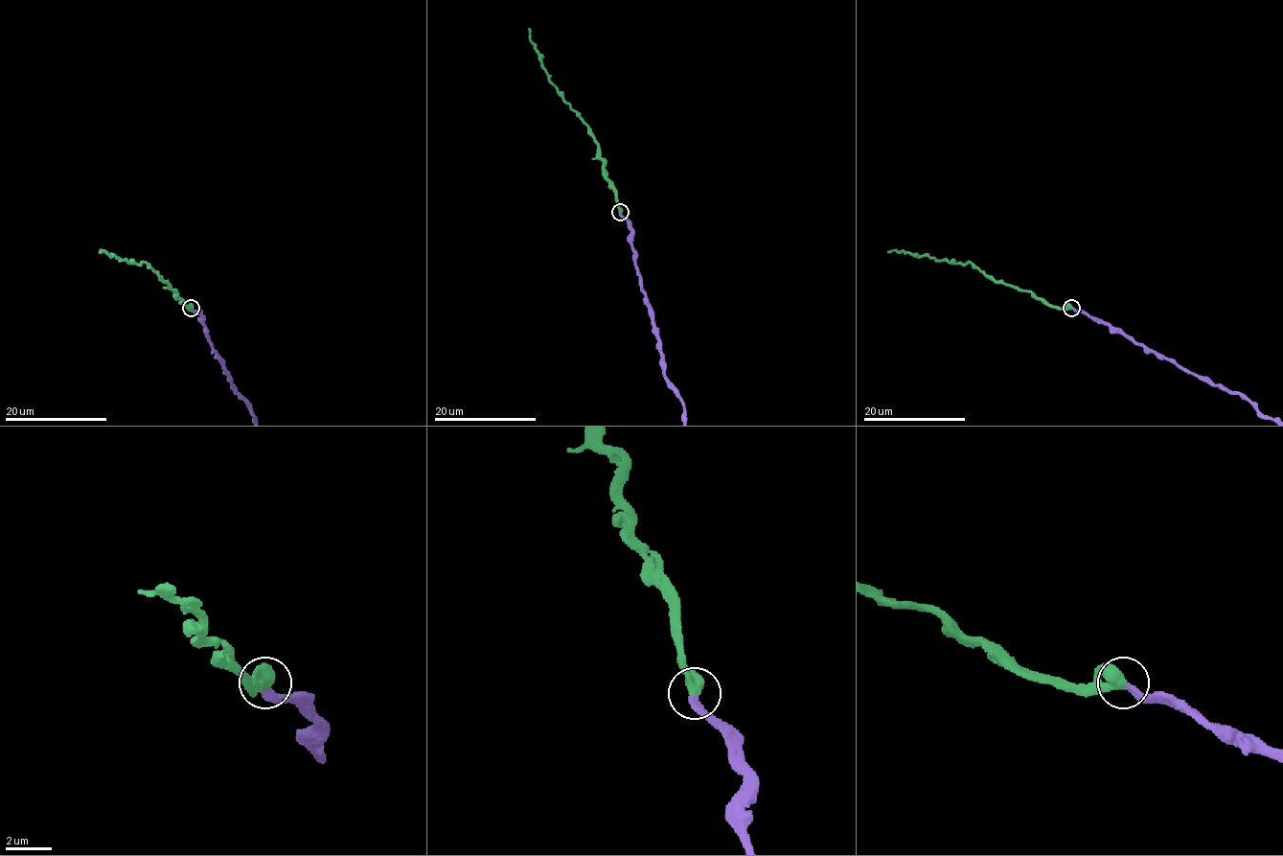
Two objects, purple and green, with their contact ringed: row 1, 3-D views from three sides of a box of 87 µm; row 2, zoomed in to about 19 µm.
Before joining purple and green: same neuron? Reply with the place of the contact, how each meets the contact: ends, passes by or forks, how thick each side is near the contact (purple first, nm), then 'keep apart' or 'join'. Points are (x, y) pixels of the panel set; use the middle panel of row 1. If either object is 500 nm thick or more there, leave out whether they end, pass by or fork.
(620, 212) | 360/650 nm | join

